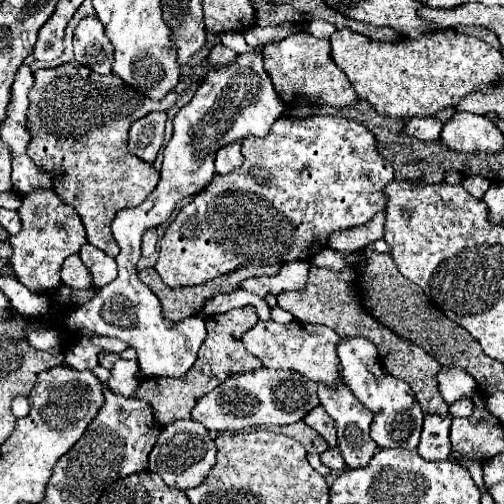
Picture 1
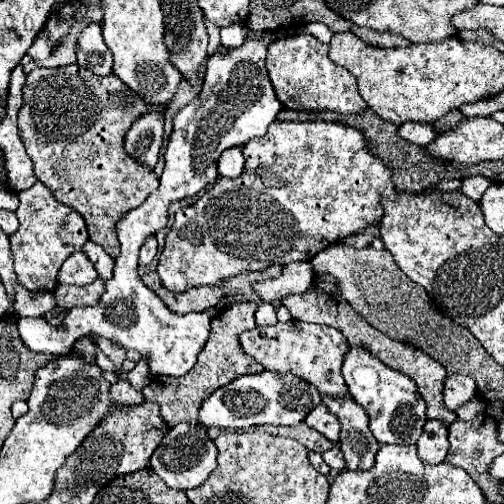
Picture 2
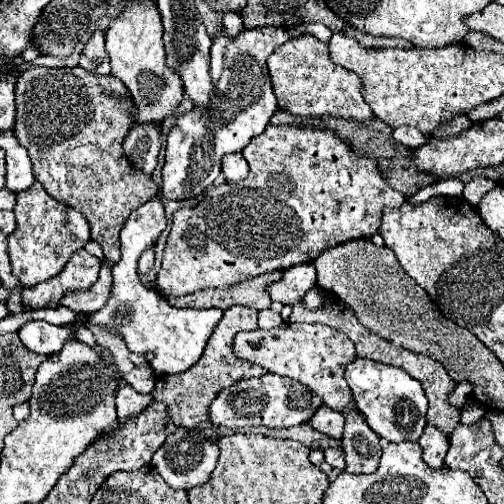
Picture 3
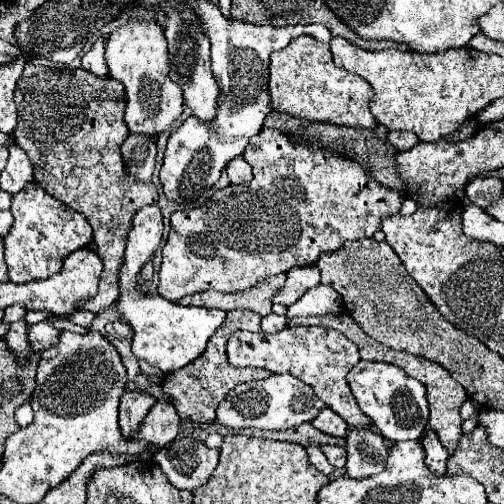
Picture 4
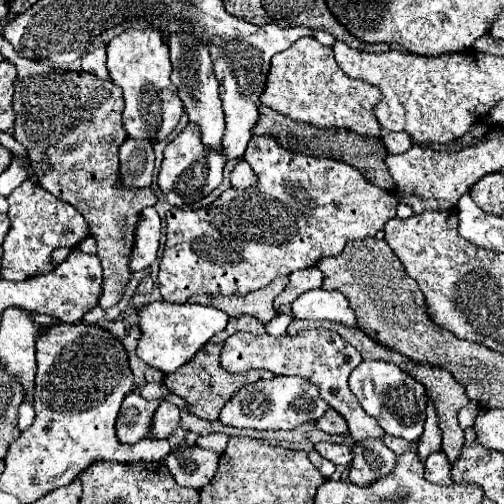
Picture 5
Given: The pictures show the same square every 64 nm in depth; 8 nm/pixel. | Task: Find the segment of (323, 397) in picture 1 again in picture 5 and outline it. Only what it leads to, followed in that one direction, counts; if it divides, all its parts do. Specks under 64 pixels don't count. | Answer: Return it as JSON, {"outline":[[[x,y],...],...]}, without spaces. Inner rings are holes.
{"outline":[[[382,438],[354,442],[352,456],[350,482],[354,484],[370,484],[394,470],[396,454],[382,442]]]}

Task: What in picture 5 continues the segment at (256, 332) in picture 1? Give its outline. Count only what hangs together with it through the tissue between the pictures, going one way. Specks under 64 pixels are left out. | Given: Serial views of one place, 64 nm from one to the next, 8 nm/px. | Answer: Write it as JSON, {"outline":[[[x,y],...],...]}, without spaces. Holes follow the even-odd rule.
{"outline":[[[304,330],[296,336],[252,336],[248,332],[236,332],[232,334],[222,350],[222,368],[228,372],[246,372],[250,368],[262,368],[270,370],[276,376],[300,376],[310,380],[318,386],[320,396],[348,422],[350,436],[354,440],[366,440],[366,438],[382,438],[384,432],[376,420],[372,420],[362,406],[358,404],[356,396],[348,388],[348,376],[350,372],[362,362],[360,352],[348,344],[342,336],[328,330]]]}

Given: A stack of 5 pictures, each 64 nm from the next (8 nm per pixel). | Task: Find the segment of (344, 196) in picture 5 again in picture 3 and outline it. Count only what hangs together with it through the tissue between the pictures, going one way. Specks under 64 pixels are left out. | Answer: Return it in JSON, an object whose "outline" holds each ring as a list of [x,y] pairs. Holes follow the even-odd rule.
{"outline":[[[270,124],[264,134],[250,140],[244,158],[250,172],[242,182],[224,182],[206,192],[198,206],[174,212],[156,278],[160,292],[166,296],[184,296],[202,288],[228,288],[258,274],[312,262],[322,250],[346,240],[370,238],[380,228],[382,206],[398,208],[406,200],[388,184],[372,158],[356,154],[334,130]]]}

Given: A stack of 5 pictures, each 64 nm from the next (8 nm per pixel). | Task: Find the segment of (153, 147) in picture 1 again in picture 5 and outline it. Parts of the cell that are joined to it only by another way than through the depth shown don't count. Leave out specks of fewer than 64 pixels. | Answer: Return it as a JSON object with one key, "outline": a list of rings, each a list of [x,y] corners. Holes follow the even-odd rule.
{"outline":[[[125,140],[119,148],[119,163],[126,188],[148,188],[152,184],[154,150],[150,140]]]}

